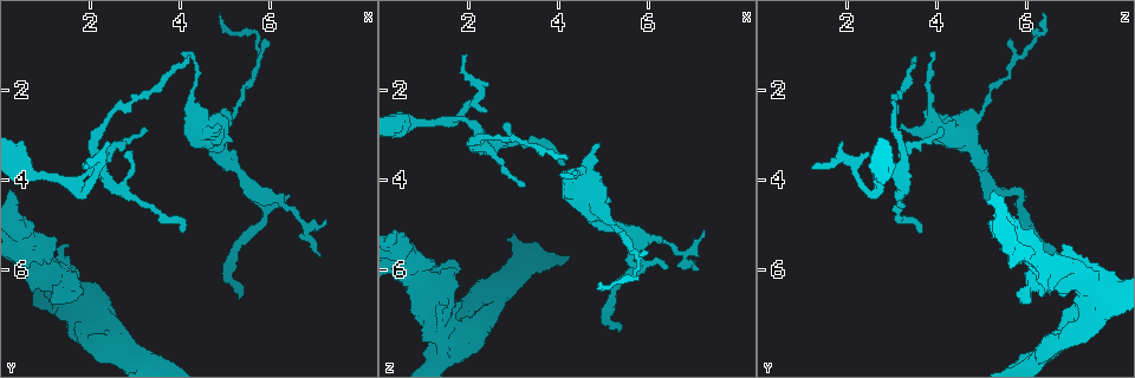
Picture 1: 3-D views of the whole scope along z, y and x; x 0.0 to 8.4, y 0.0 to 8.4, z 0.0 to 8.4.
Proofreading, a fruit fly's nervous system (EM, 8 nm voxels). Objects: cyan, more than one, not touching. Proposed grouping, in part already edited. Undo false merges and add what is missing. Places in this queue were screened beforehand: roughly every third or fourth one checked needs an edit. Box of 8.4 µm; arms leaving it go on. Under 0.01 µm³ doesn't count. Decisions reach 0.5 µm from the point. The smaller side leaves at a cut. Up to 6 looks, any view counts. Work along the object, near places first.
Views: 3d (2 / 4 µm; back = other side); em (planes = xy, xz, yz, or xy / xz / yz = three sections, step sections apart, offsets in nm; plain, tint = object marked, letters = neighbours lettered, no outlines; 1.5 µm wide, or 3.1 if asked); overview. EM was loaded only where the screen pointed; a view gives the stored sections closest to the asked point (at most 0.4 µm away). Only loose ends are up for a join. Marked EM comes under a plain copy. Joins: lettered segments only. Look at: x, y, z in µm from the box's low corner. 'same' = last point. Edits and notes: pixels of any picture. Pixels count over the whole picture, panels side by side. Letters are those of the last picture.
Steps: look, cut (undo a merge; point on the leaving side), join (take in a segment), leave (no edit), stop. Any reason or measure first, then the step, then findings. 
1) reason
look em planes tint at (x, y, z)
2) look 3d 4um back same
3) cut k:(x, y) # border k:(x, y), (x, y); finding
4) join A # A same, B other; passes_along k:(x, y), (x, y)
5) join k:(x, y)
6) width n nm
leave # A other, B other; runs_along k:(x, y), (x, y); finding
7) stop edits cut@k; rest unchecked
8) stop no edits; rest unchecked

free end
look em planes letters at (4.05, 5.15, 3.65)

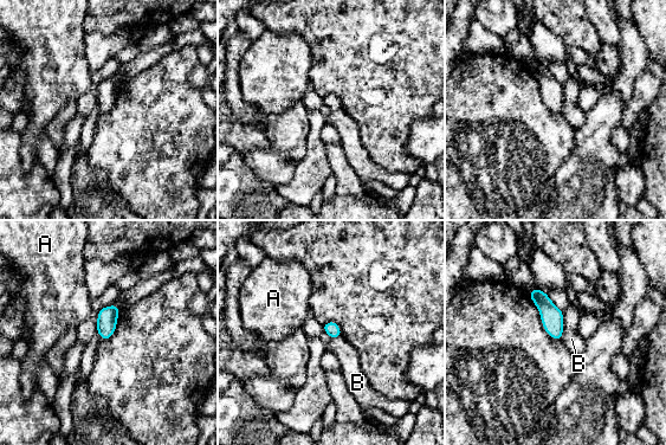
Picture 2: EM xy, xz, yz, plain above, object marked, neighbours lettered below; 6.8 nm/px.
leave # A other, B other; border 2:(563, 328), (561, 337); none of them fits

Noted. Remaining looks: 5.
end of a long branch
look 3d 2um at (5.35, 6.60, 7.35)

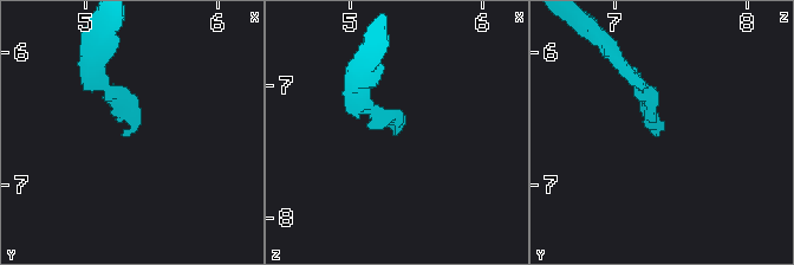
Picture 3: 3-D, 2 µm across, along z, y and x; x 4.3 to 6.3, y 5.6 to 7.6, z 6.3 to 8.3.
need the tissue
look em 3.1um planes tint at (5.32, 6.62, 7.32)

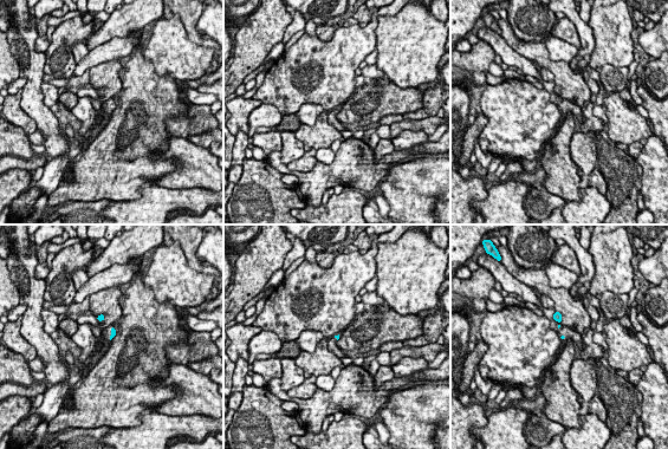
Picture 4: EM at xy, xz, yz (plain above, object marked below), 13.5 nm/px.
look em 3.1um planes letters same

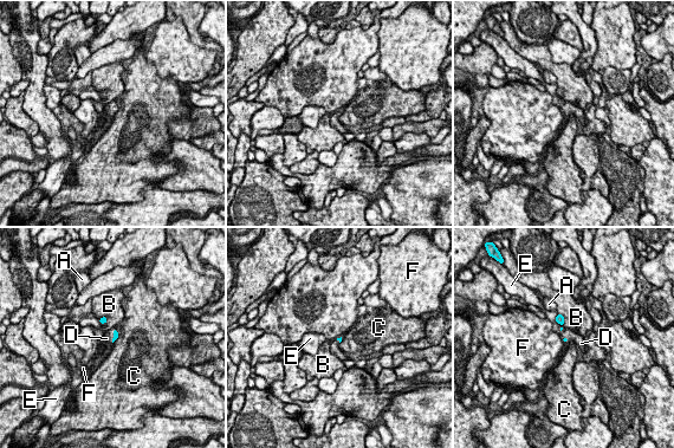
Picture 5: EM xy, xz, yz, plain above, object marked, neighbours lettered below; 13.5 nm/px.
join D # A other, B other, C other, D same, E other, F other; passes_along 5:(115, 331), (111, 339), (107, 338); the cell continues

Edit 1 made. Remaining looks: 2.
stop edits join@5; rest unchecked

